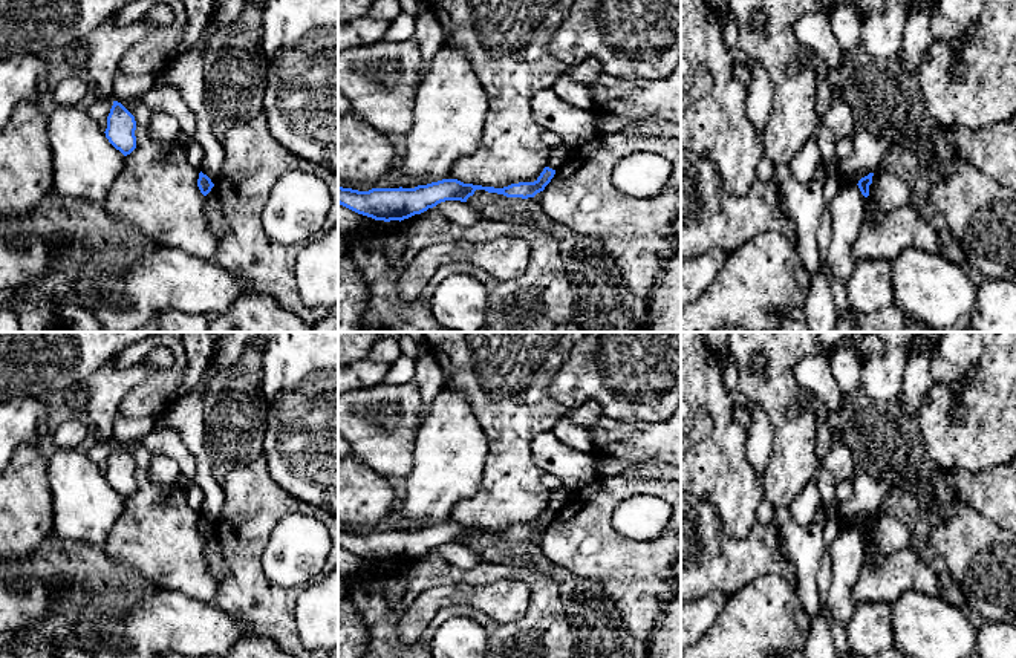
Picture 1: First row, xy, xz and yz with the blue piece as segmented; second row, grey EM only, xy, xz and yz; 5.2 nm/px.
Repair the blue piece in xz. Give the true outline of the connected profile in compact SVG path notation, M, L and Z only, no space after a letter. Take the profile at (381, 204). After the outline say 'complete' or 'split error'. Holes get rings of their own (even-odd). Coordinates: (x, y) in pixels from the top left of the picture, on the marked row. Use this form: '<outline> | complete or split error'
M545 167L534 182L519 182L503 188L464 184L458 179L442 179L415 188L372 188L369 191L338 187L338 204L375 220L401 222L445 200L467 202L476 190L506 197L534 197L545 190L554 174L555 170Z | complete

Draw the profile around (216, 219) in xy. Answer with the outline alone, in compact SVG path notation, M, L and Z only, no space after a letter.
M213 187L211 191L205 196L207 202L207 219L211 228L211 233L220 242L220 239L228 233L228 223L220 208L220 200Z

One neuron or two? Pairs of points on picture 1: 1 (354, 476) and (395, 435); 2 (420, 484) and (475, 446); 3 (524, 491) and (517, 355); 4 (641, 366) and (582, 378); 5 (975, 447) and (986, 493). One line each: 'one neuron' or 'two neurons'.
1: two neurons
2: one neuron
3: one neuron
4: one neuron
5: two neurons

